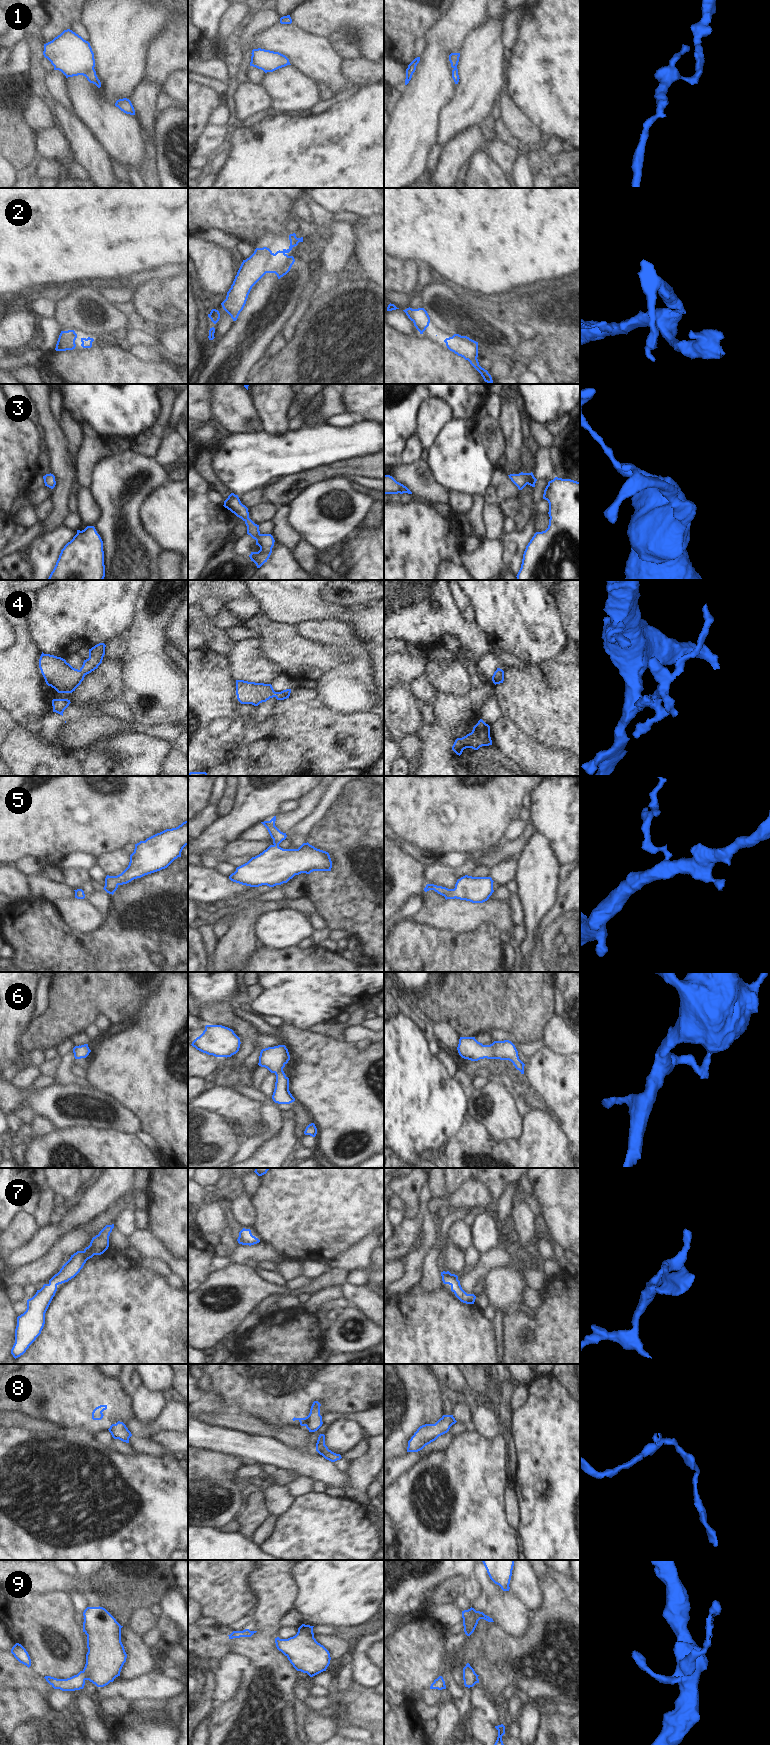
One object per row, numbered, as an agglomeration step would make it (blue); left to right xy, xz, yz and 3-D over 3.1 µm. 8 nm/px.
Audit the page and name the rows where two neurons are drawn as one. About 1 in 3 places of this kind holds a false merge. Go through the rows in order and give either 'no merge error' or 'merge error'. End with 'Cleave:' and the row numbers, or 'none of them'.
1: no merge error
2: no merge error
3: no merge error
4: no merge error
5: no merge error
6: no merge error
7: no merge error
8: no merge error
9: no merge error
Cleave: none of them

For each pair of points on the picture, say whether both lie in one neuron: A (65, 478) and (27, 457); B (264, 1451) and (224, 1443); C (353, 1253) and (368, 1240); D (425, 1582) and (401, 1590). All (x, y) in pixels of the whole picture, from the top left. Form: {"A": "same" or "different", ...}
{"A": "different", "B": "same", "C": "same", "D": "same"}

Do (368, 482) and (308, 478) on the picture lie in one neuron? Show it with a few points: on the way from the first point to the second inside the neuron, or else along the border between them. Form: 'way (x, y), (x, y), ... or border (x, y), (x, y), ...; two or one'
border (342, 475), (361, 475), (372, 478); two

